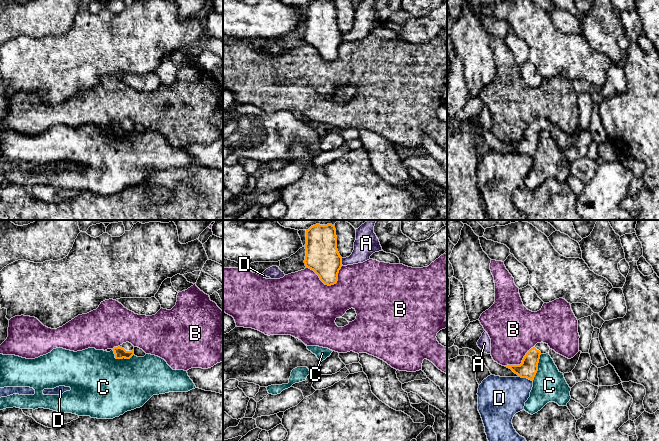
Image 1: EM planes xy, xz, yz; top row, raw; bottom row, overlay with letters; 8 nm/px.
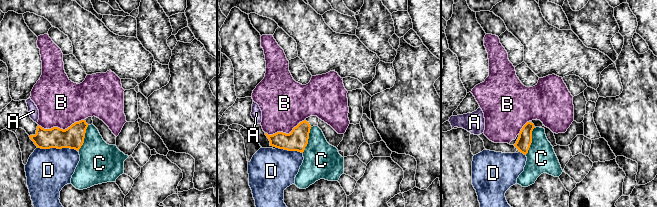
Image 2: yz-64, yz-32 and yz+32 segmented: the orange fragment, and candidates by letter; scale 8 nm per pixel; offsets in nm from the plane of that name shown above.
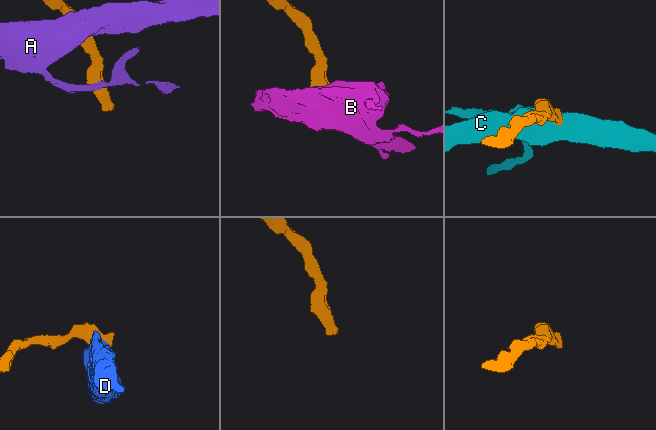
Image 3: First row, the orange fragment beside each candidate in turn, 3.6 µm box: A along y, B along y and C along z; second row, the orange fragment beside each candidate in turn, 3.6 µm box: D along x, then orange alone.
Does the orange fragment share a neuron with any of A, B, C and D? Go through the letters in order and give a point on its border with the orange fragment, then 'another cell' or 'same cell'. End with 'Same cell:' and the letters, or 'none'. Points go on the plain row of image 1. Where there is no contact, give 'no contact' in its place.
A: meets orange in xz at (341, 38); another cell
B: meets orange in xz at (329, 61); another cell
C: meets orange in xy at (120, 134); another cell
D: meets orange in yz at (525, 153); another cell
Same cell: none

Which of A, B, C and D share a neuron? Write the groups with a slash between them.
A / B / C D

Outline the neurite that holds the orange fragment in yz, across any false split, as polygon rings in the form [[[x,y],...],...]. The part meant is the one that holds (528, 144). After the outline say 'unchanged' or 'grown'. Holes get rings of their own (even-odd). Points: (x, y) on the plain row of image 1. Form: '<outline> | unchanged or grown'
[[[541,118],[537,119],[526,129],[520,141],[507,141],[505,143],[511,145],[521,154],[527,154],[533,157],[538,147],[540,131],[546,129],[551,132],[559,148],[564,150],[571,148],[575,144],[579,136],[581,127],[579,127],[573,134],[568,135],[556,129],[548,122],[548,120]]] | grown

